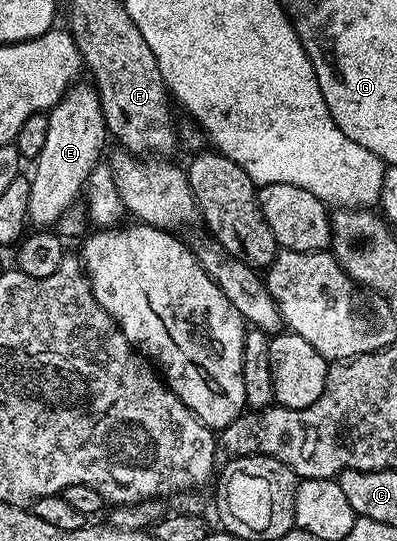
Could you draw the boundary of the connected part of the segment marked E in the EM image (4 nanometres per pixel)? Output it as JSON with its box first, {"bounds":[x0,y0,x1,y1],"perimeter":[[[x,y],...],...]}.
{"bounds":[29,84,107,227],"perimeter":[[[92,84],[76,85],[65,90],[61,100],[48,114],[47,143],[43,143],[43,151],[35,158],[37,170],[31,173],[29,182],[29,219],[37,227],[52,226],[49,225],[52,221],[53,224],[58,222],[70,210],[73,199],[80,189],[82,192],[98,168],[97,160],[107,138],[100,92]]]}

